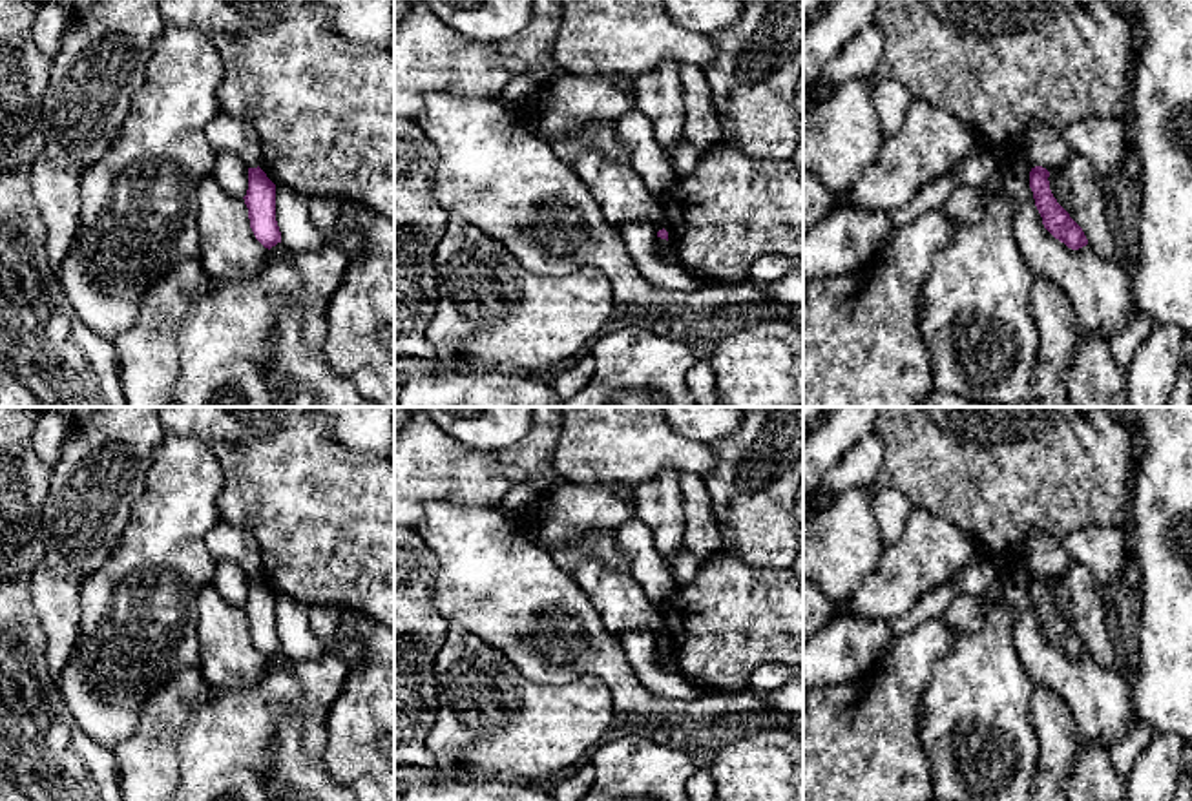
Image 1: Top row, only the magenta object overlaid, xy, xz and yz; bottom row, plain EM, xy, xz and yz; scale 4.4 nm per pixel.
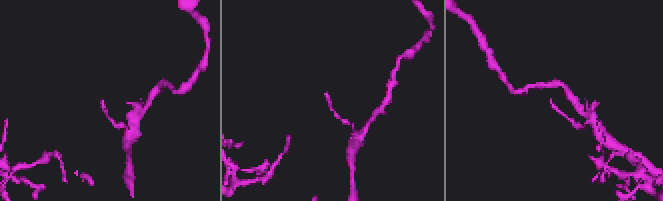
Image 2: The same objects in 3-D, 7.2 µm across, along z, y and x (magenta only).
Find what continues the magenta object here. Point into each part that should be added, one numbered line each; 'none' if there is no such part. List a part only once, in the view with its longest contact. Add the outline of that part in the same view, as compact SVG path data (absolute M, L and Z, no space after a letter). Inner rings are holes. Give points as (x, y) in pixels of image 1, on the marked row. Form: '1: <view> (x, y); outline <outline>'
none

